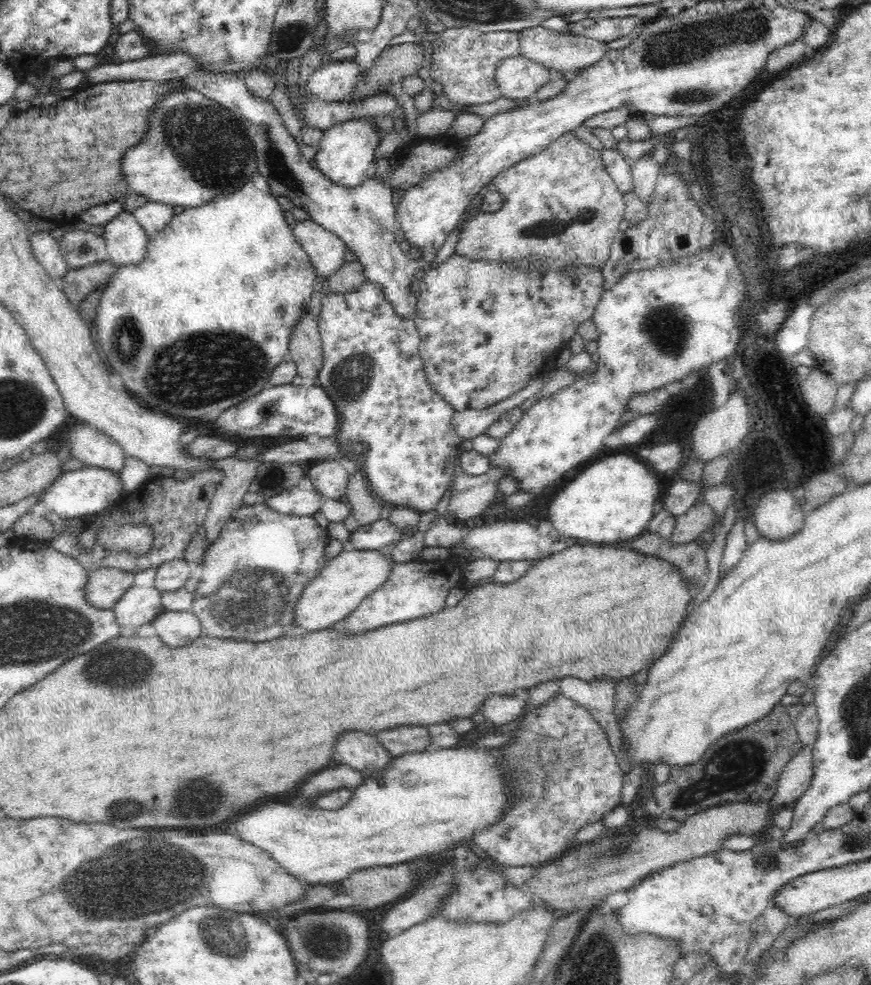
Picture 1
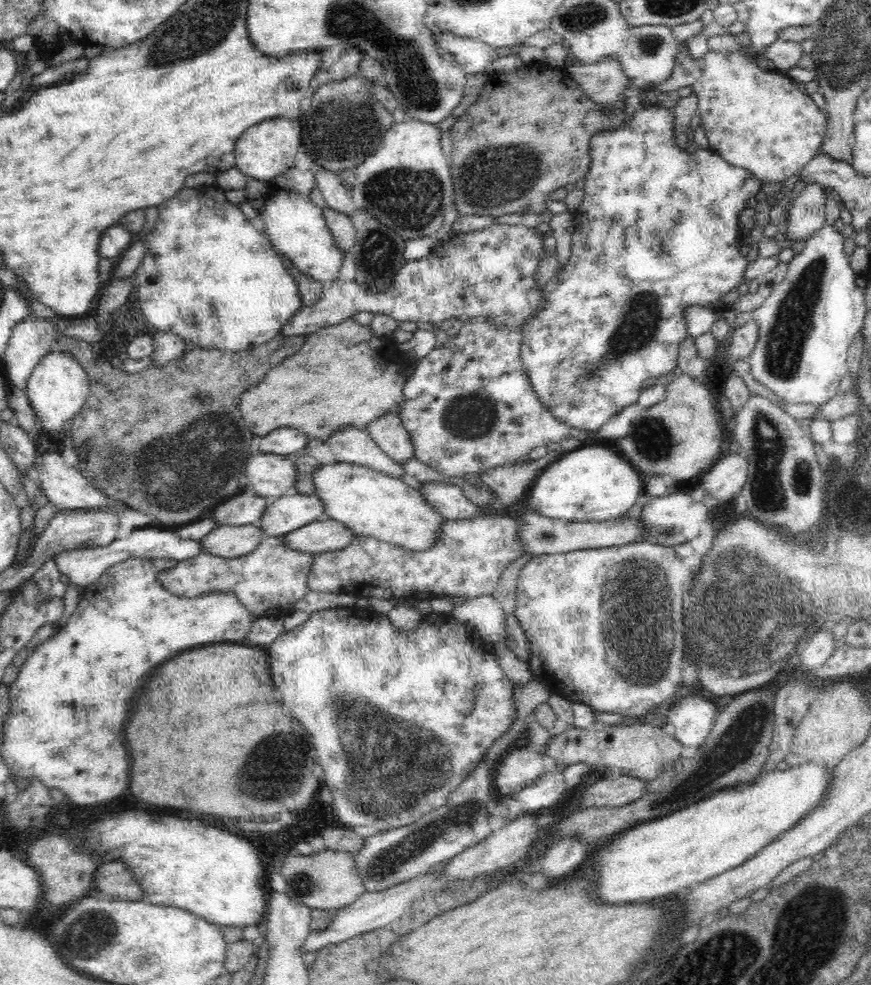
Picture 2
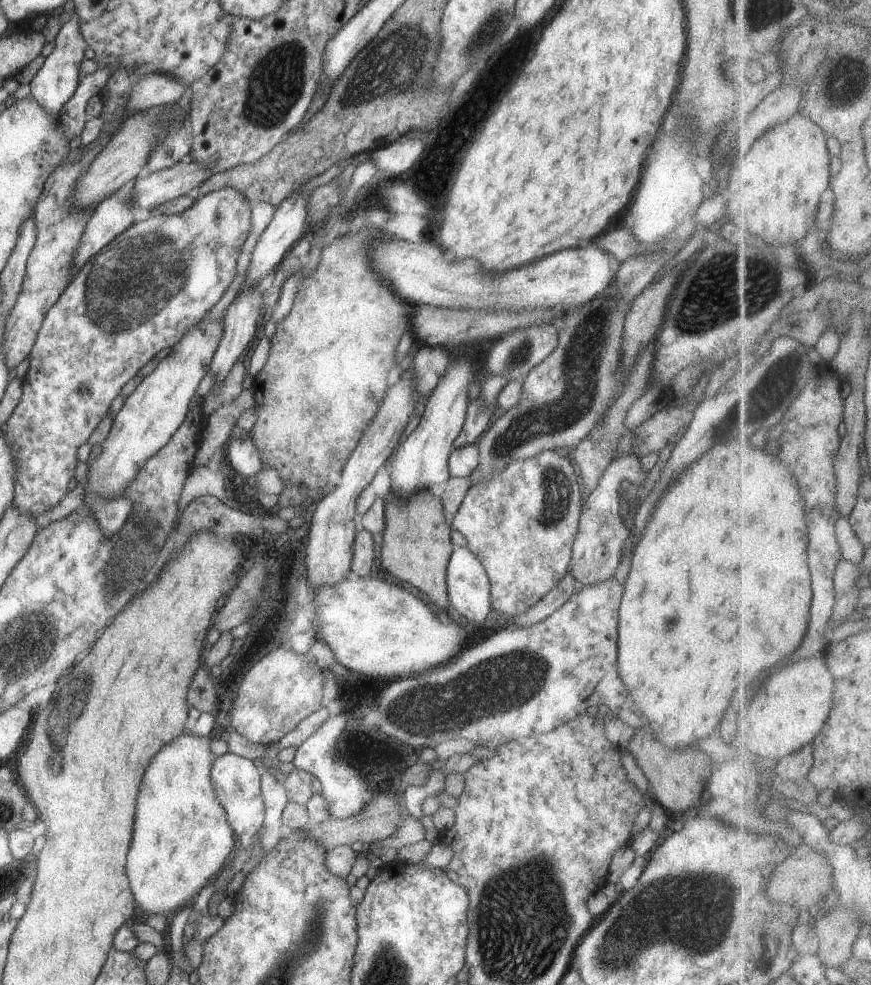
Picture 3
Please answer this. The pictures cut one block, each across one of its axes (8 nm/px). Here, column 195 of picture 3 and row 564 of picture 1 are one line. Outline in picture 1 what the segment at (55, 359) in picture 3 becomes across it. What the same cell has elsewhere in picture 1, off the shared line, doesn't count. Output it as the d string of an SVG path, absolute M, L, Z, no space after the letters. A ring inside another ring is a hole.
M264 502L252 506L243 504L236 510L233 510L230 518L224 522L224 526L222 526L218 538L216 538L216 540L212 542L212 545L205 550L202 560L202 577L198 584L198 589L193 594L190 611L198 616L200 625L202 626L202 634L214 638L234 639L248 642L270 642L270 640L280 638L280 636L297 635L299 633L303 634L305 630L293 626L293 623L295 622L294 606L296 606L296 600L300 598L302 591L306 589L306 586L319 574L319 571L322 570L328 562L327 556L325 556L328 536L329 533L327 529L323 530L318 523L316 523L314 515L298 516L278 513L276 509L266 506L266 503Z

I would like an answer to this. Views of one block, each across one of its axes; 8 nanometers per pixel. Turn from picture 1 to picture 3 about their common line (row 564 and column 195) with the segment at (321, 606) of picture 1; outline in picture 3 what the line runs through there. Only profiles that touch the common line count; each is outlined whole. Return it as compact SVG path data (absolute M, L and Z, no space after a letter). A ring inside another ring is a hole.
M203 319L198 322L124 400L124 406L113 418L112 429L102 444L102 452L96 459L88 462L88 480L83 500L87 494L98 495L107 500L122 498L124 490L132 486L138 470L144 466L146 460L150 460L170 441L188 416L198 384L210 371L214 351L217 350L223 333L223 320Z

